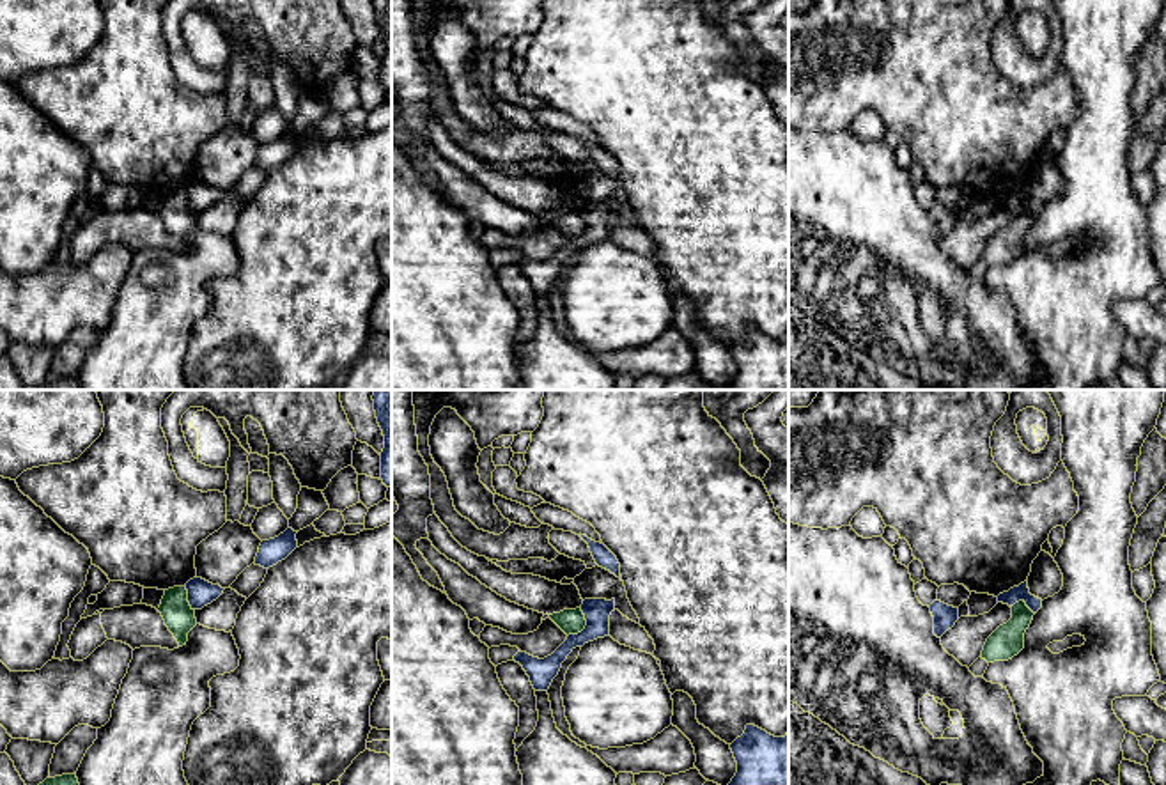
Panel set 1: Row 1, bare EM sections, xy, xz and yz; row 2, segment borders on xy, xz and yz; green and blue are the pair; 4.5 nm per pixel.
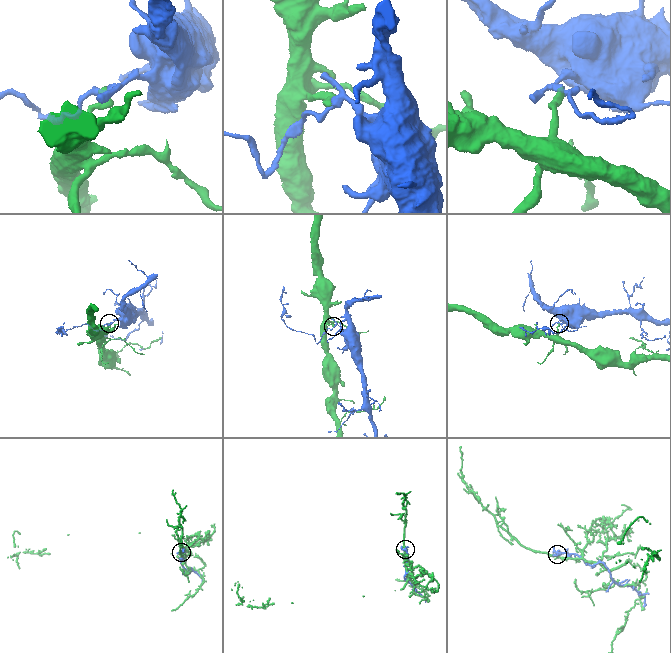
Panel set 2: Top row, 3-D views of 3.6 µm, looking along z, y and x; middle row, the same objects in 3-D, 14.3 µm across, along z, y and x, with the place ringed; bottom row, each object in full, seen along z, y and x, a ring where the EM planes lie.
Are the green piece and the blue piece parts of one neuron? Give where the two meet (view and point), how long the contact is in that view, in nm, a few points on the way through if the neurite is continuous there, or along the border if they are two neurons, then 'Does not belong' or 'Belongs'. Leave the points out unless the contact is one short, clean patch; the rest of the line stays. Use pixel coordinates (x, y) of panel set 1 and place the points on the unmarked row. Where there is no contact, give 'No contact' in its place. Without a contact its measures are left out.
Touches green at xz (585, 227). Shared border 150 nm. Boundary: xz (582, 211), (585, 229), (567, 240). Does not belong

